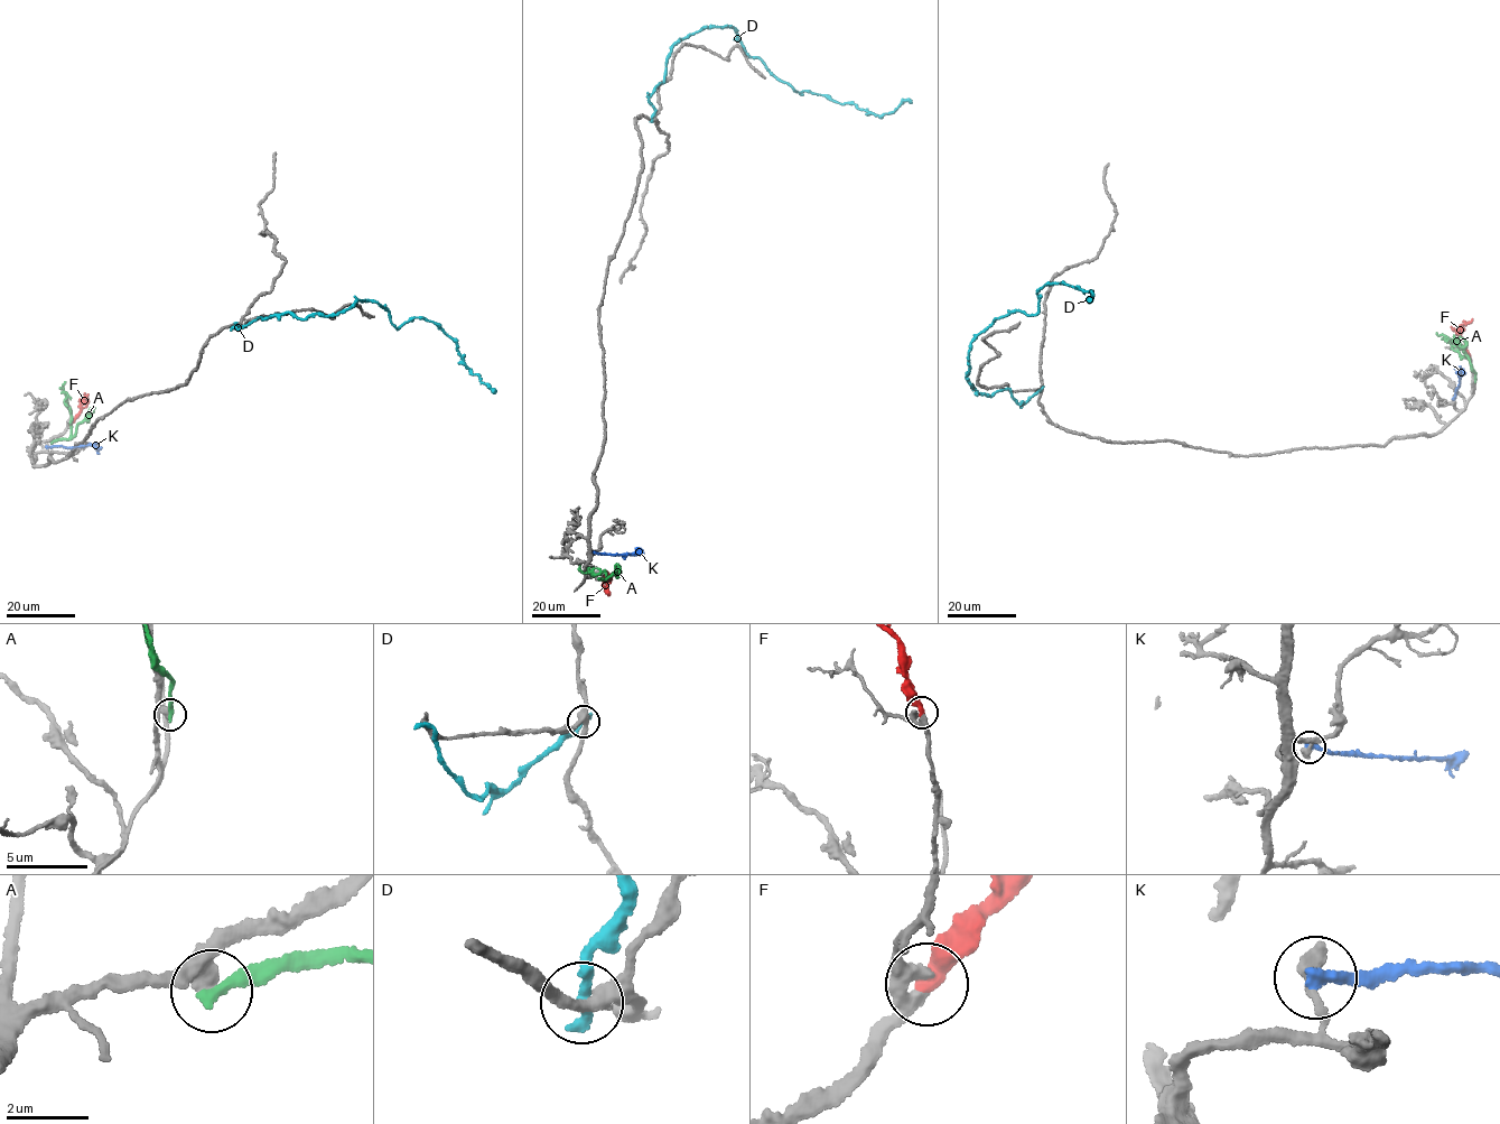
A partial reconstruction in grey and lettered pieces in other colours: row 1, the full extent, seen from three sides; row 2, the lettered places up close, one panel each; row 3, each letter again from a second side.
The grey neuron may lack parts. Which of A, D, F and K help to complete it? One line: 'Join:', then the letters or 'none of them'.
Join: F

